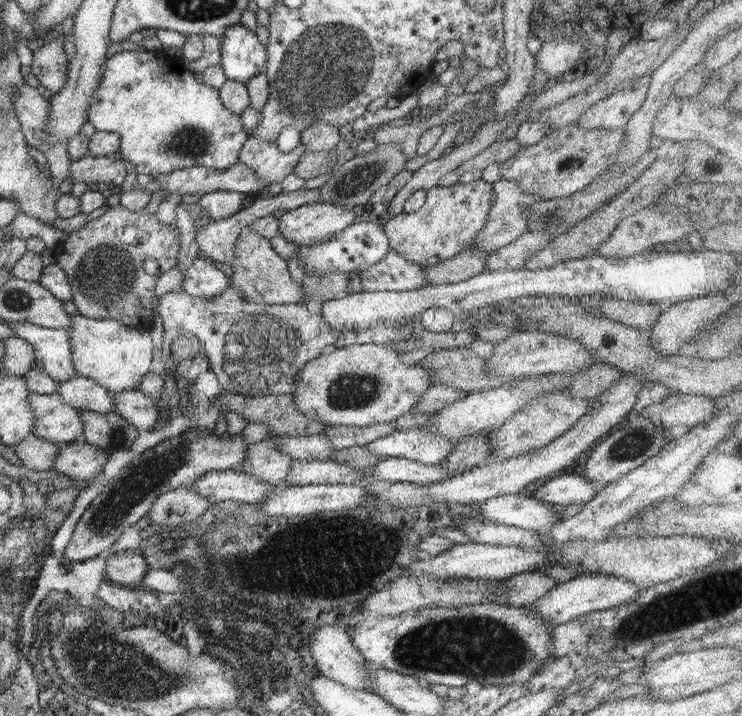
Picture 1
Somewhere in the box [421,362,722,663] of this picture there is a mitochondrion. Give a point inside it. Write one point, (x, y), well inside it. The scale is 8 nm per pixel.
(660, 616)

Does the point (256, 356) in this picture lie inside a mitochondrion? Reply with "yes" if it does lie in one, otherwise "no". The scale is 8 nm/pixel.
yes

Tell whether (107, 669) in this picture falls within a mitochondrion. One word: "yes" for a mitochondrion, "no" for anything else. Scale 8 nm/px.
yes

